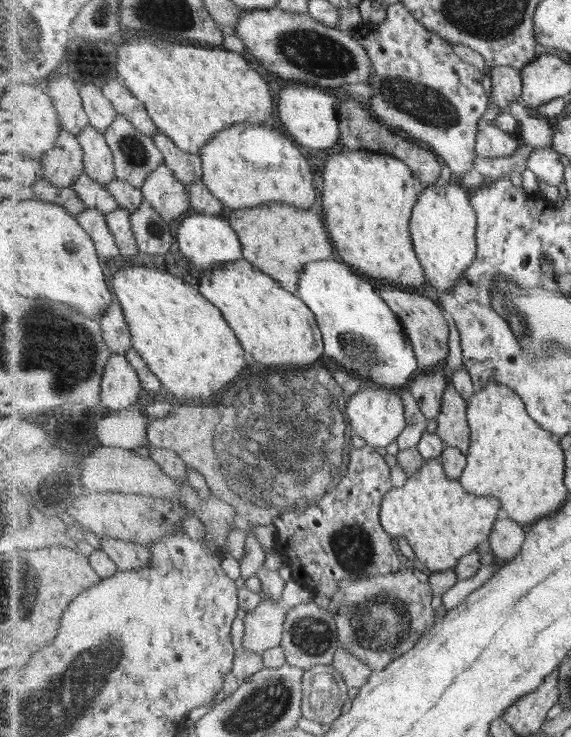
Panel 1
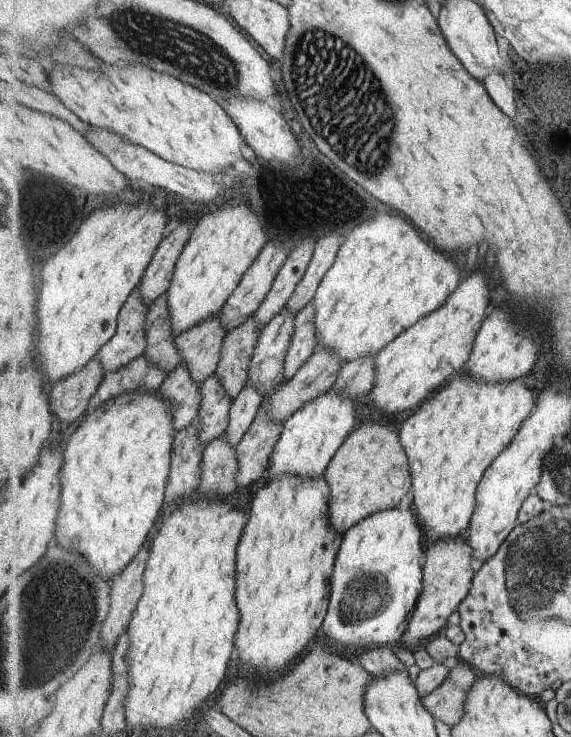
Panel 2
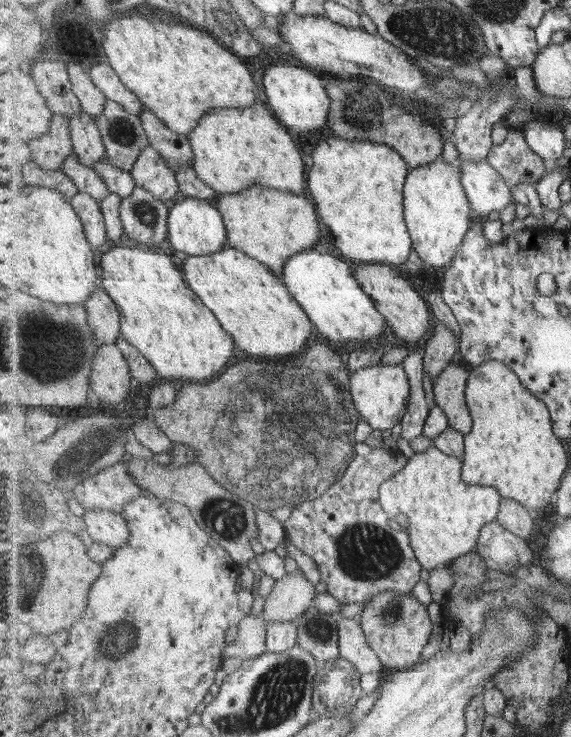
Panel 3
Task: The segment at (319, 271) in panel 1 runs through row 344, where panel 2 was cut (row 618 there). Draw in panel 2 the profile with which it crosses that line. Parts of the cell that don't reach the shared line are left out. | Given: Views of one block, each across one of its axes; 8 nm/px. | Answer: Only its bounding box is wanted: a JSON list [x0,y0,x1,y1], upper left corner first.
[323,507,428,650]

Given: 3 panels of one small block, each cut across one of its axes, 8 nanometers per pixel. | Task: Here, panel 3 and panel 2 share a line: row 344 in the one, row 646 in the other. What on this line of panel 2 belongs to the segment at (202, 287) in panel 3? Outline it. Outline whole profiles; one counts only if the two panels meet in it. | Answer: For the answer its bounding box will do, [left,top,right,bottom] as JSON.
[237,473,344,674]

